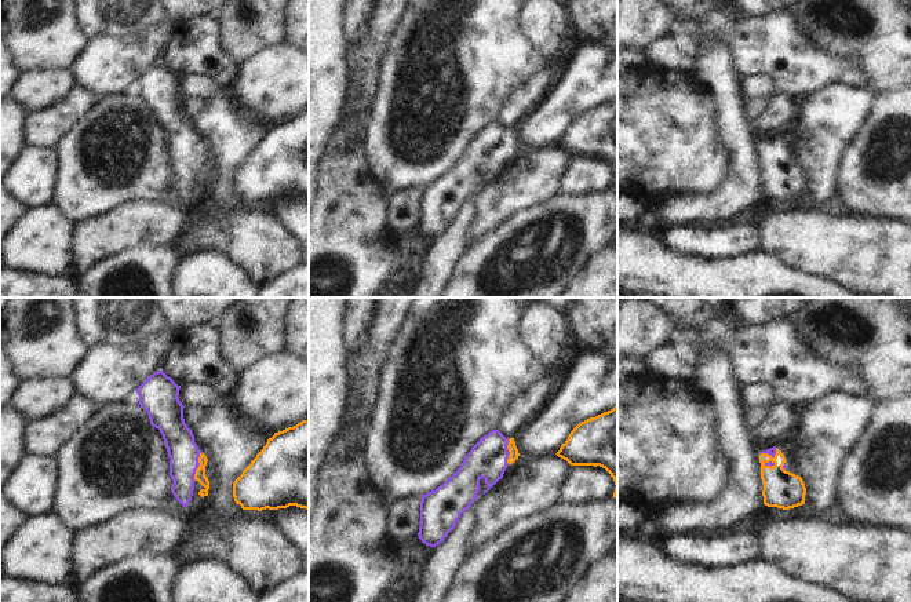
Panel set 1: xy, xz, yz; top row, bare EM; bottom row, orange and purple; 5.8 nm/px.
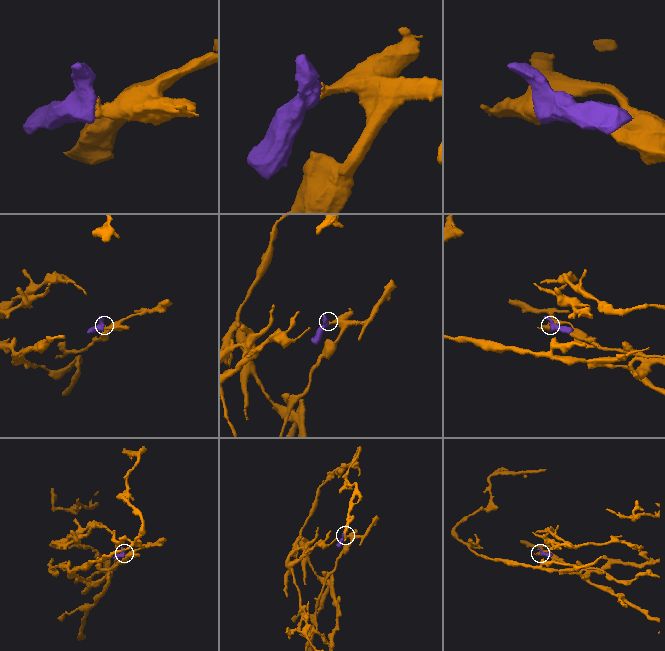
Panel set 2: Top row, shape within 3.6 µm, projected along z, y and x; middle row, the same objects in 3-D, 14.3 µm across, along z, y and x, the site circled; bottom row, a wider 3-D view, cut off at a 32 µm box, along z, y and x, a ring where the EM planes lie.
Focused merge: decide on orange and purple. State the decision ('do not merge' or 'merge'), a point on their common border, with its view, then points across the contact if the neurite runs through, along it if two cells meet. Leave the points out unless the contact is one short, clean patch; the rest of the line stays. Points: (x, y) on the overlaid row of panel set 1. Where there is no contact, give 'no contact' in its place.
merge; contact xy (199, 466); way xy (200, 475), (199, 466), (183, 453)

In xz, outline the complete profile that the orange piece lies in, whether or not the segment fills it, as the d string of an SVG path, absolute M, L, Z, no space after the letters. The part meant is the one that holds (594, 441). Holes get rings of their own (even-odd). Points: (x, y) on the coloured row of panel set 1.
M617 405L579 423L555 453L571 466L600 466L615 481L617 499Z

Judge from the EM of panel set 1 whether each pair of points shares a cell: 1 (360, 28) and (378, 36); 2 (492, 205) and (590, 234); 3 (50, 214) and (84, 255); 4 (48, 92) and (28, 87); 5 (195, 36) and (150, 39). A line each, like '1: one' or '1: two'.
1: two
2: two
3: two
4: one
5: two

